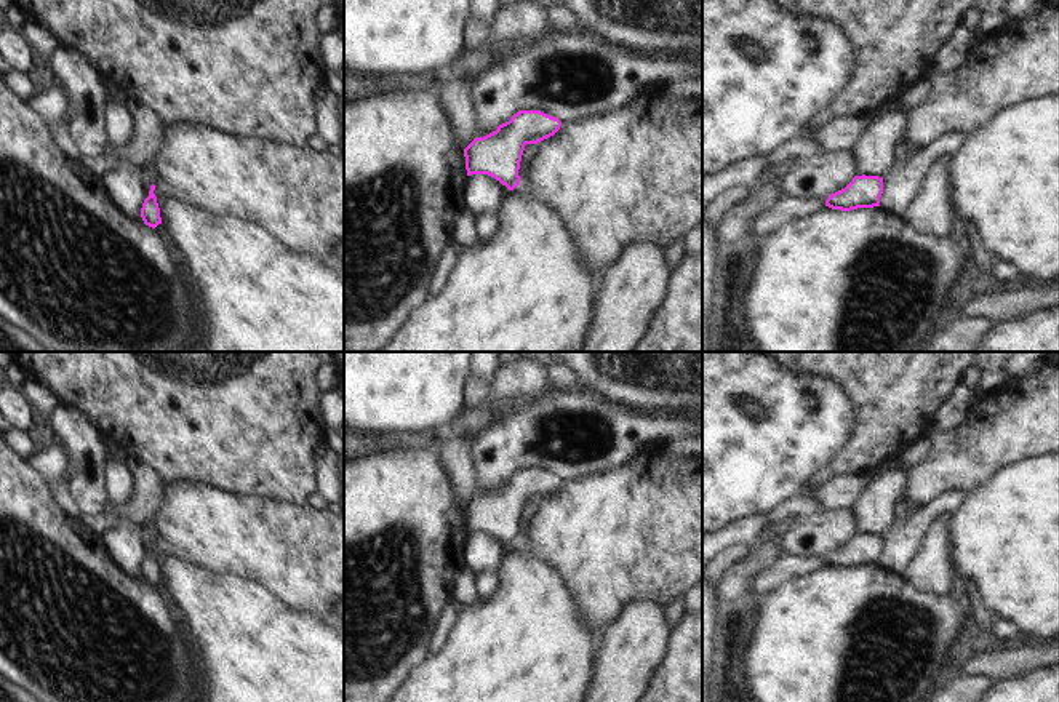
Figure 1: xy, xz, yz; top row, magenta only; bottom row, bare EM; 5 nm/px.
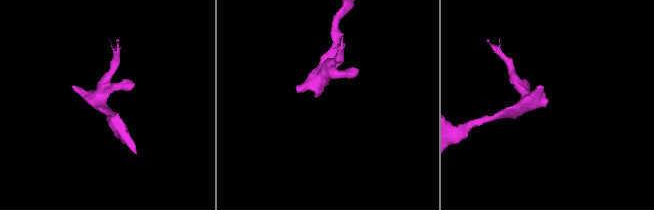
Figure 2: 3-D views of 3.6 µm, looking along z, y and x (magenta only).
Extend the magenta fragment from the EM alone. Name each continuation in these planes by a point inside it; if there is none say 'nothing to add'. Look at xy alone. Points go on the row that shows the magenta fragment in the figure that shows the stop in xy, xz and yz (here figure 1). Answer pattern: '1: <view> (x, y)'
nothing to add

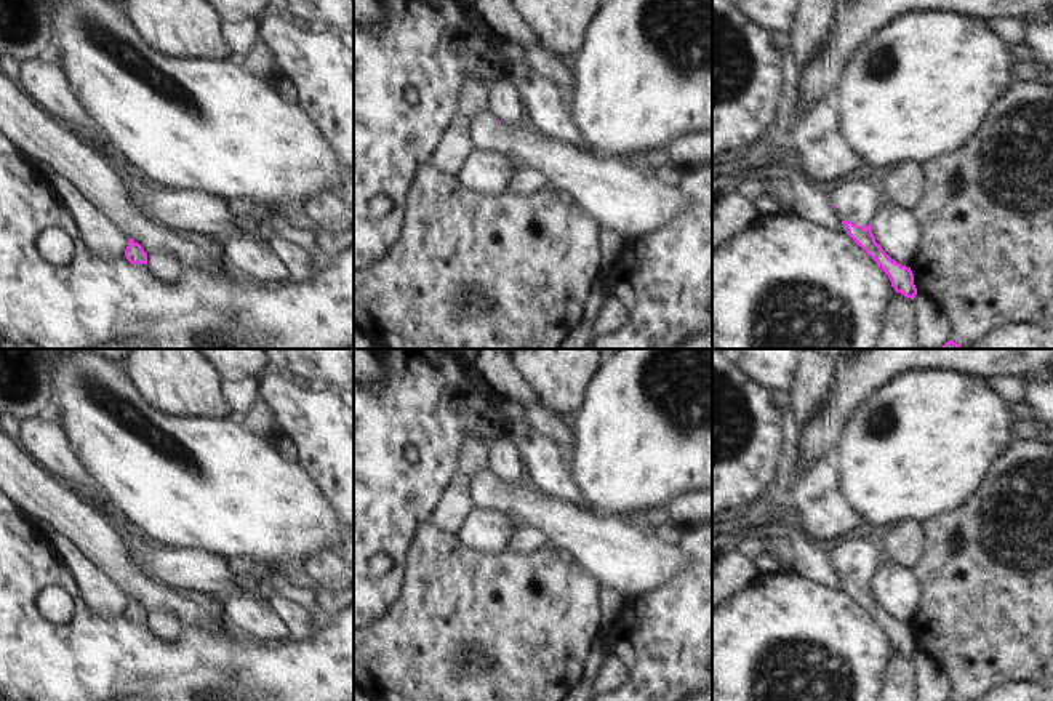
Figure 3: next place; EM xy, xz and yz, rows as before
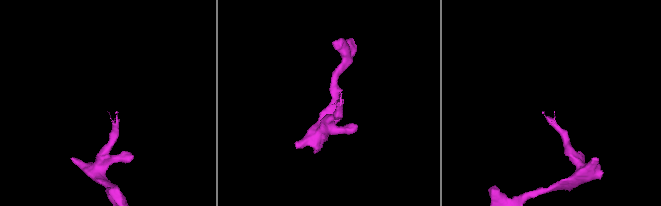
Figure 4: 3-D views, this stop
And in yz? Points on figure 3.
1: yz (858, 200)

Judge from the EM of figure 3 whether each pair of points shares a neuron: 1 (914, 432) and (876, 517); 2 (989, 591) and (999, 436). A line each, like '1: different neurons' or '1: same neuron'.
1: same neuron
2: different neurons

